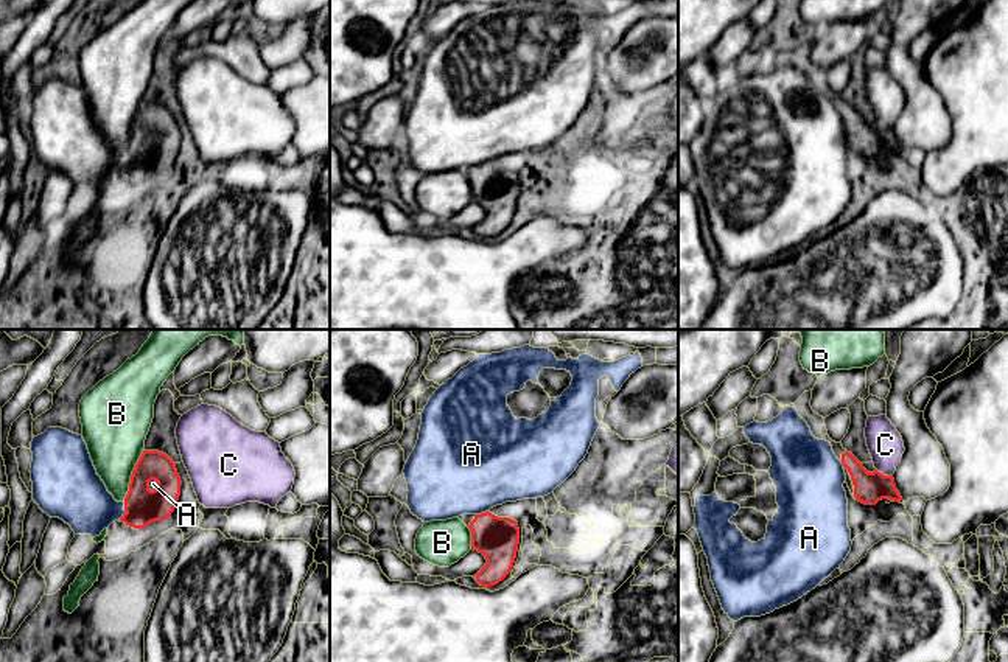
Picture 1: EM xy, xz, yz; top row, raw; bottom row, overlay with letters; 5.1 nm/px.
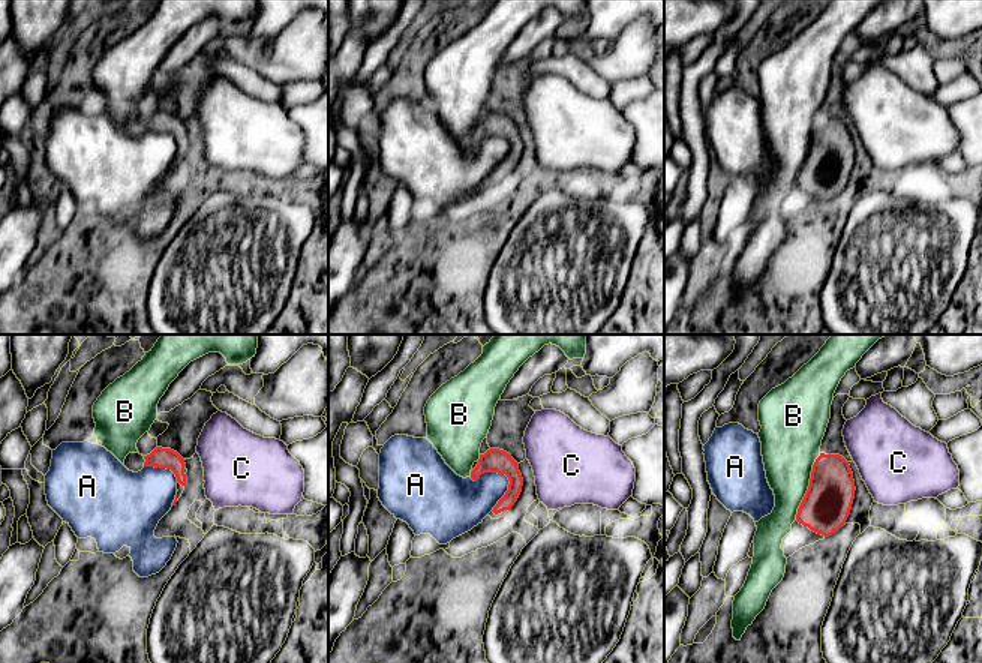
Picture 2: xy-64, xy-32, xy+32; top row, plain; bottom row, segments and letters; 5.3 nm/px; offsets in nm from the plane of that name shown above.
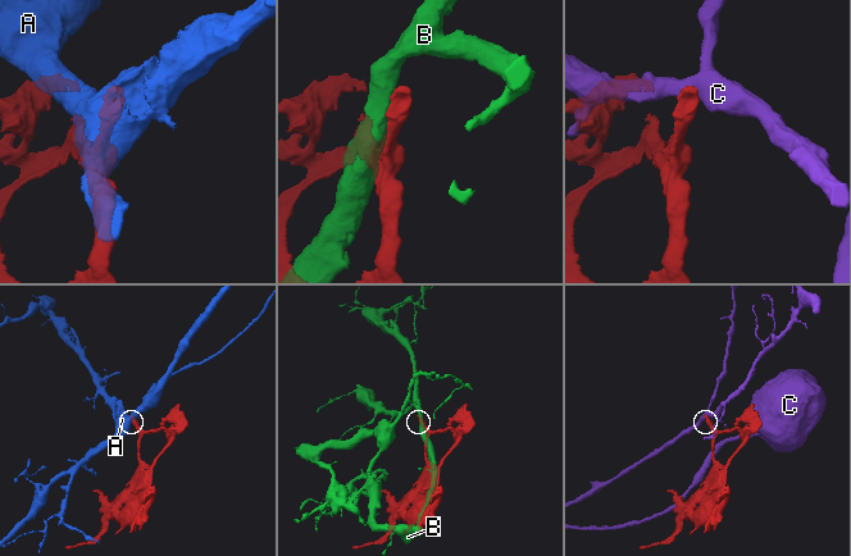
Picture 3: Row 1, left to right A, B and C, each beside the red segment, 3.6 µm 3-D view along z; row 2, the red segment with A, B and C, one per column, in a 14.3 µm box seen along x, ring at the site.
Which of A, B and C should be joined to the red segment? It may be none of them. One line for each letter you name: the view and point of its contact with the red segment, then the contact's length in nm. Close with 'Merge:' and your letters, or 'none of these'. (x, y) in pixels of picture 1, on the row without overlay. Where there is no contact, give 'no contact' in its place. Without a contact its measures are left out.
Merge: none of these

